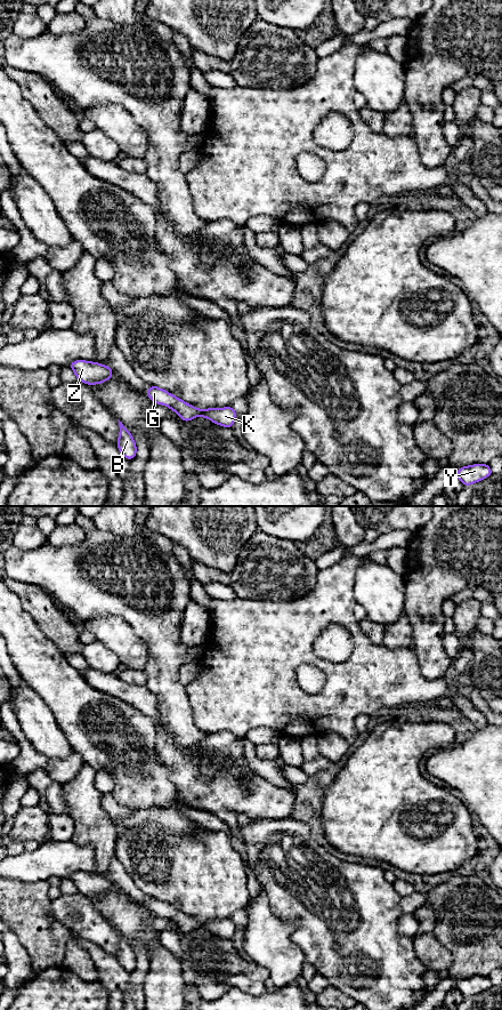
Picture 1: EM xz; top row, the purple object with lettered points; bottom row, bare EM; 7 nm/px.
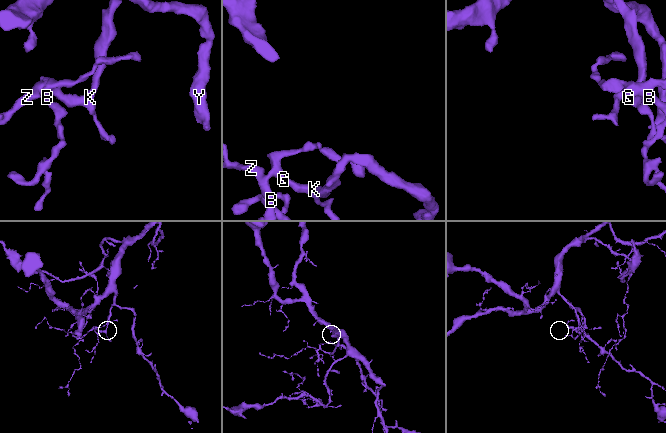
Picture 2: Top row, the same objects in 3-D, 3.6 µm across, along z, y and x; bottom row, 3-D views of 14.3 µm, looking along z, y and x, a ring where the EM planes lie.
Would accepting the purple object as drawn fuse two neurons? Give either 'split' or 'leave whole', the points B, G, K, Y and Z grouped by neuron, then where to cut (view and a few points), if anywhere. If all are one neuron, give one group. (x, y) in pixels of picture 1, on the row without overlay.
leave whole; B G K Y Z; no cut

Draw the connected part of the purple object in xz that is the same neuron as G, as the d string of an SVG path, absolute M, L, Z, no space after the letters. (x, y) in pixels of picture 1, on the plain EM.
M154 897L147 901L146 907L156 916L164 916L172 921L183 931L183 935L202 928L217 937L232 940L235 933L236 922L233 919L201 922Z

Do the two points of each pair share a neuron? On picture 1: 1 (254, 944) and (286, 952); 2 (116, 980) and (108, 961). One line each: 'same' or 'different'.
1: same
2: same

